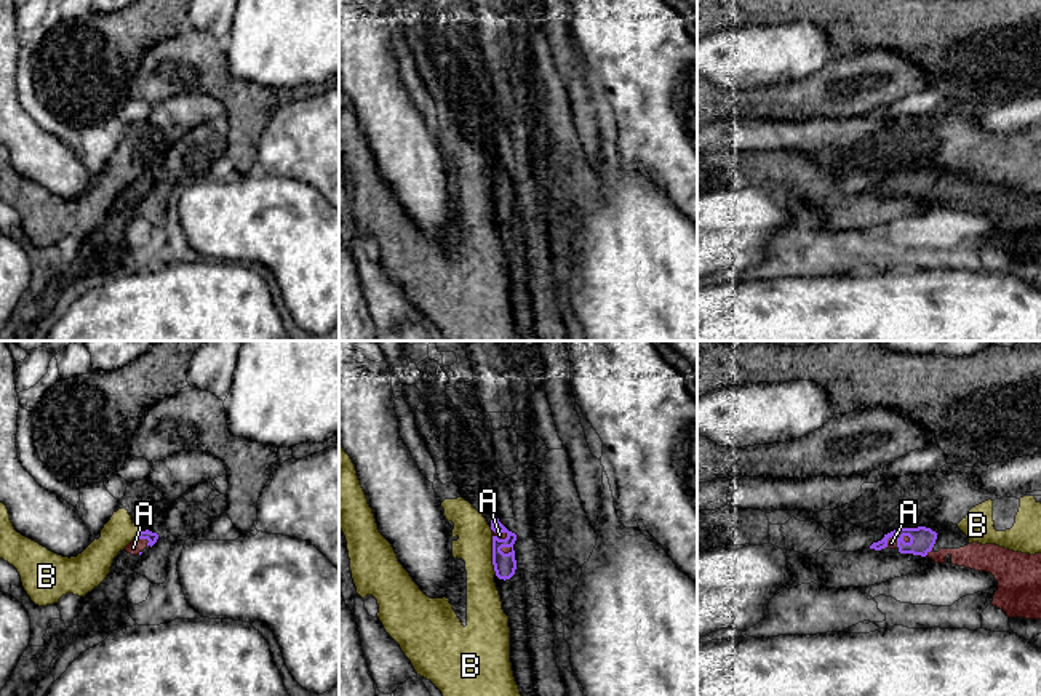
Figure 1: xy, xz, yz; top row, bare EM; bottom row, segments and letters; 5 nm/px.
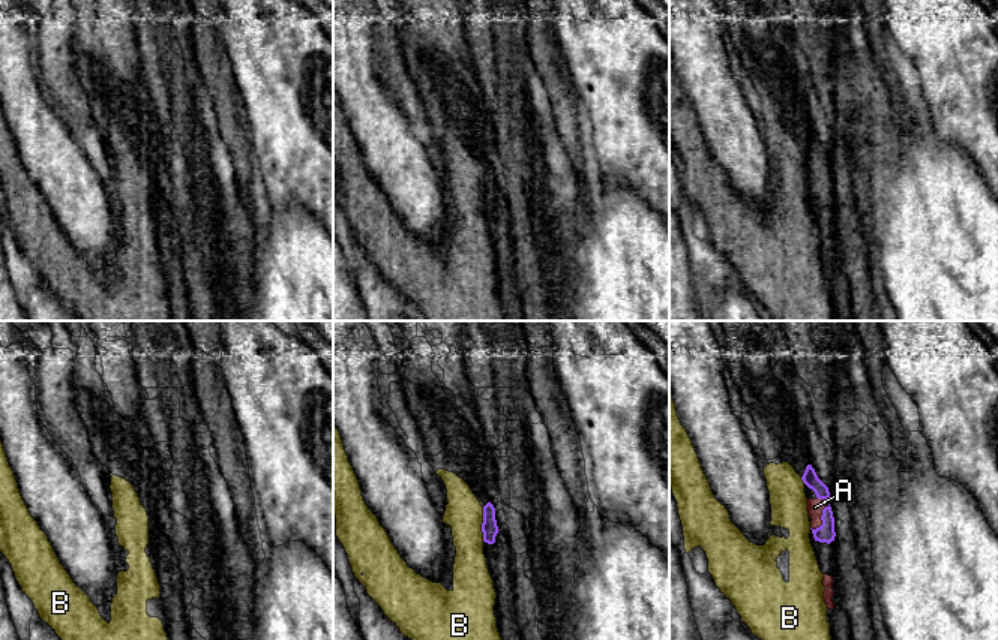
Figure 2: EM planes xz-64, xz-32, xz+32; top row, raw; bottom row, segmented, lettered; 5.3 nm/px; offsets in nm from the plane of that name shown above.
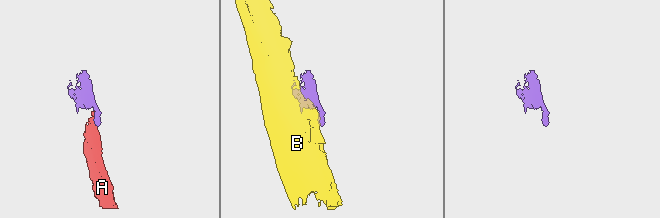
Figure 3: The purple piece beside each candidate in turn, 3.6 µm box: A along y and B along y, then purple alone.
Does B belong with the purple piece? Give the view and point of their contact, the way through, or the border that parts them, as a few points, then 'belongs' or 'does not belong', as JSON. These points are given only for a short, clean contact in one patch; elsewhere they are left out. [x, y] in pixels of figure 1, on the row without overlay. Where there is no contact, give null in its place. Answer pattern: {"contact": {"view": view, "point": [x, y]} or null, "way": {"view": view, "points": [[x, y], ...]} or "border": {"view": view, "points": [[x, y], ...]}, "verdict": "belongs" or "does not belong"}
{"contact": {"view": "xz", "point": [493, 197]}, "verdict": "does not belong"}

